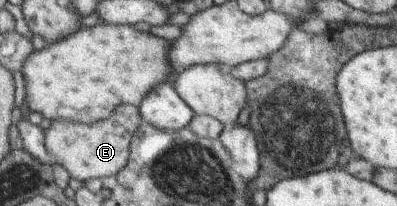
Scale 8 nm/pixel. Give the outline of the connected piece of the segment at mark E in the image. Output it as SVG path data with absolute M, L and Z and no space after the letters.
M127 104L116 106L110 118L99 120L94 124L82 124L58 118L52 121L51 126L45 131L45 146L51 154L52 162L62 165L70 177L80 182L92 178L103 179L118 174L127 165L132 136L142 123L139 107Z

